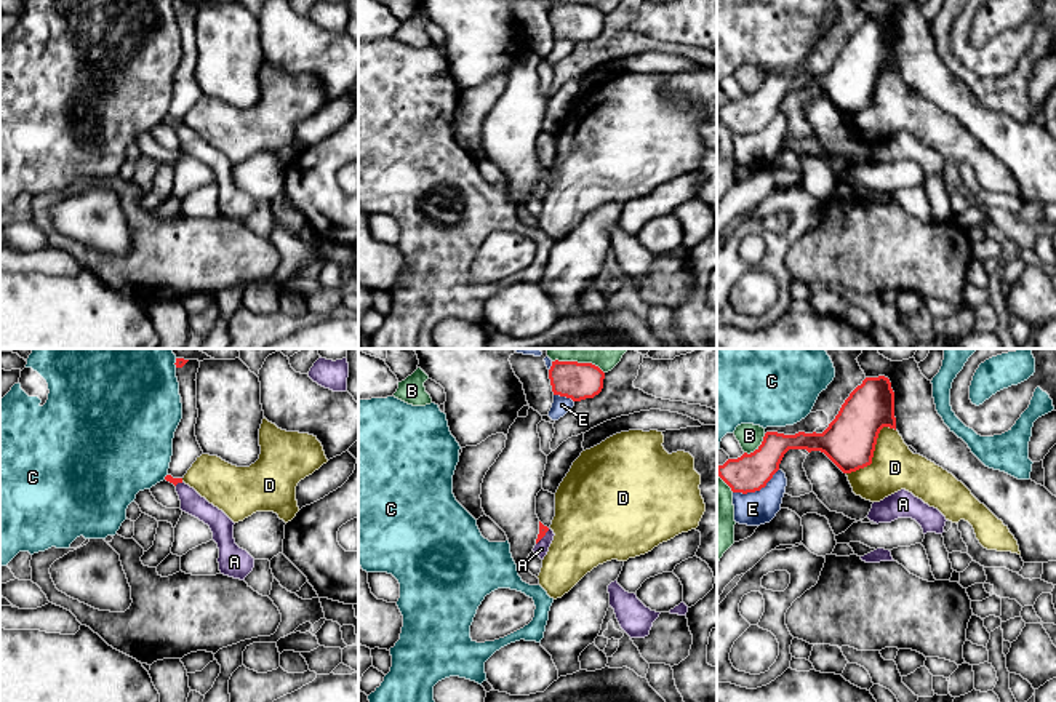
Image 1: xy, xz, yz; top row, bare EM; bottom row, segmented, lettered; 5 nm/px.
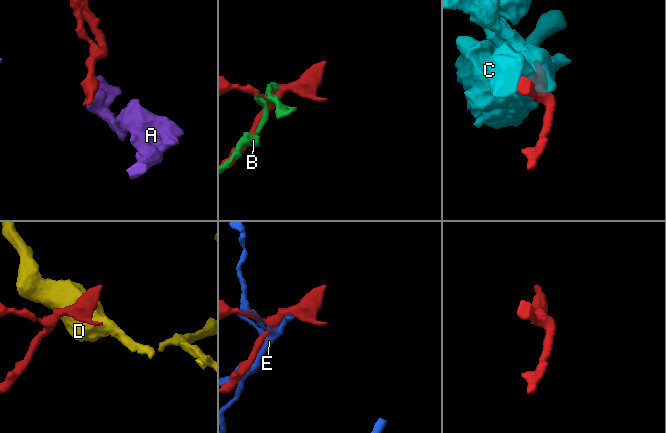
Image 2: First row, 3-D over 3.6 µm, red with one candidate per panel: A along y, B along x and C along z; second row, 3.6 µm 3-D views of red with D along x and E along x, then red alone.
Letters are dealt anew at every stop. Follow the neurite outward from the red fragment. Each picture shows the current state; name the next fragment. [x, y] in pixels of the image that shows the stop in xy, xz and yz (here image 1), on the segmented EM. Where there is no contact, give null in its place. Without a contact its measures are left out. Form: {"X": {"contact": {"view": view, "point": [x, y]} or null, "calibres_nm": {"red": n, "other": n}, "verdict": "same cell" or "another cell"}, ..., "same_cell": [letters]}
{"A": {"contact": {"view": "xz", "point": [544, 534]}, "calibres_nm": {"red": 50, "other": 70}, "verdict": "another cell"}, "B": {"contact": {"view": "yz", "point": [759, 446]}, "calibres_nm": {"red": 190, "other": 120}, "verdict": "another cell"}, "C": {"contact": {"view": "xy", "point": [175, 363]}, "calibres_nm": {"red": 50, "other": 500}, "verdict": "another cell"}, "D": {"contact": {"view": "yz", "point": [874, 450]}, "calibres_nm": {"red": 260, "other": 240}, "verdict": "another cell"}, "E": {"contact": {"view": "yz", "point": [757, 490]}, "calibres_nm": {"red": 190, "other": 170}, "verdict": "another cell"}, "same_cell": []}

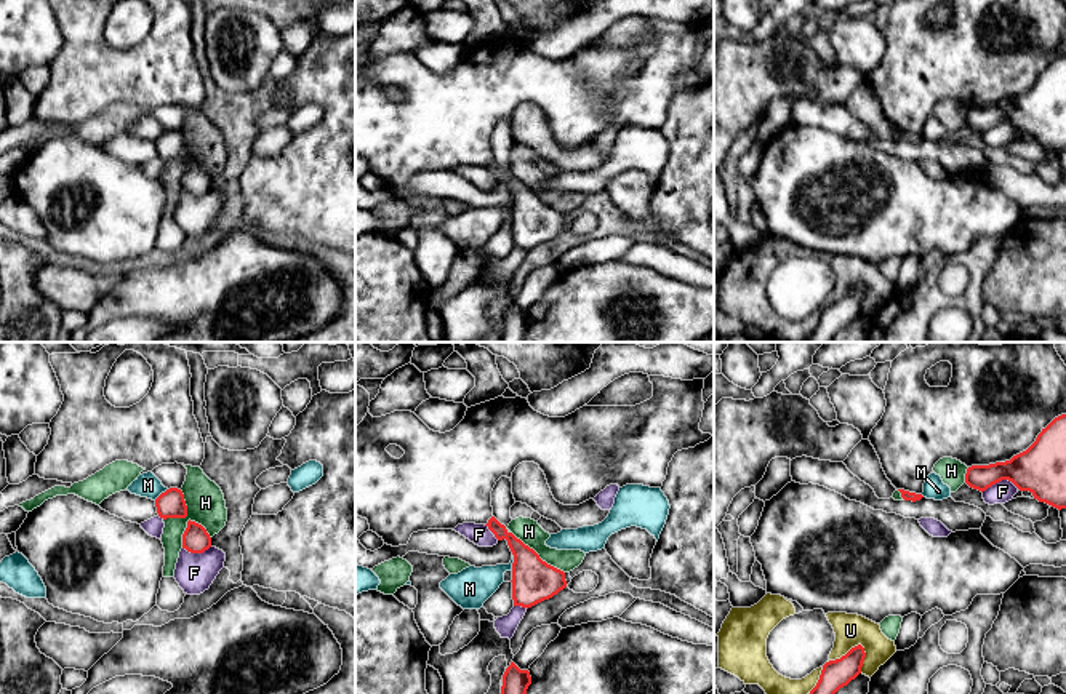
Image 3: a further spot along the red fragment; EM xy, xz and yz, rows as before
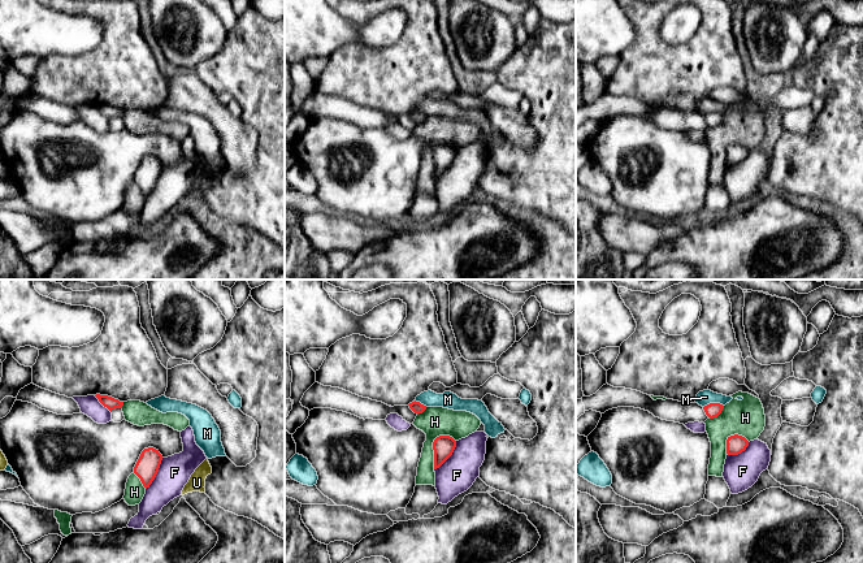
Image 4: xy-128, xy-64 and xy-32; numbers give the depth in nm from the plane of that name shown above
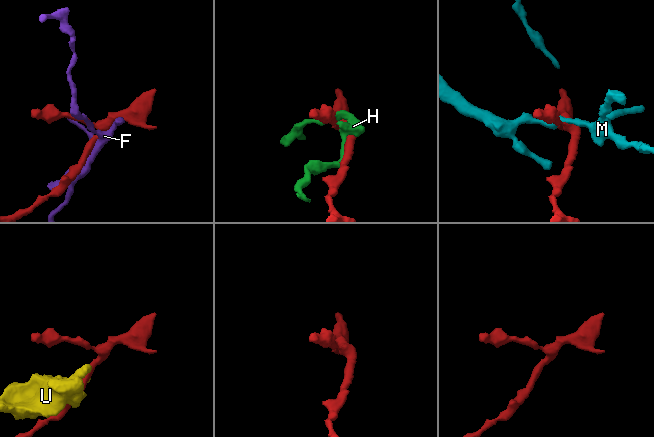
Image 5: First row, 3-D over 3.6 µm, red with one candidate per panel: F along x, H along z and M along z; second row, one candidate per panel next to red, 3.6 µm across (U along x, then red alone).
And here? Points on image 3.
{"F": {"contact": {"view": "yz", "point": [999, 480]}, "calibres_nm": {"red": 240, "other": 110}, "verdict": "another cell"}, "H": {"contact": {"view": "xz", "point": [538, 555]}, "calibres_nm": {"red": 220, "other": 120}, "verdict": "another cell"}, "M": {"contact": {"view": "xz", "point": [514, 562]}, "calibres_nm": {"red": 220, "other": 190}, "verdict": "another cell"}, "U": {"contact": {"view": "yz", "point": [849, 651]}, "calibres_nm": {"red": 140, "other": 160}, "verdict": "another cell"}, "same_cell": []}

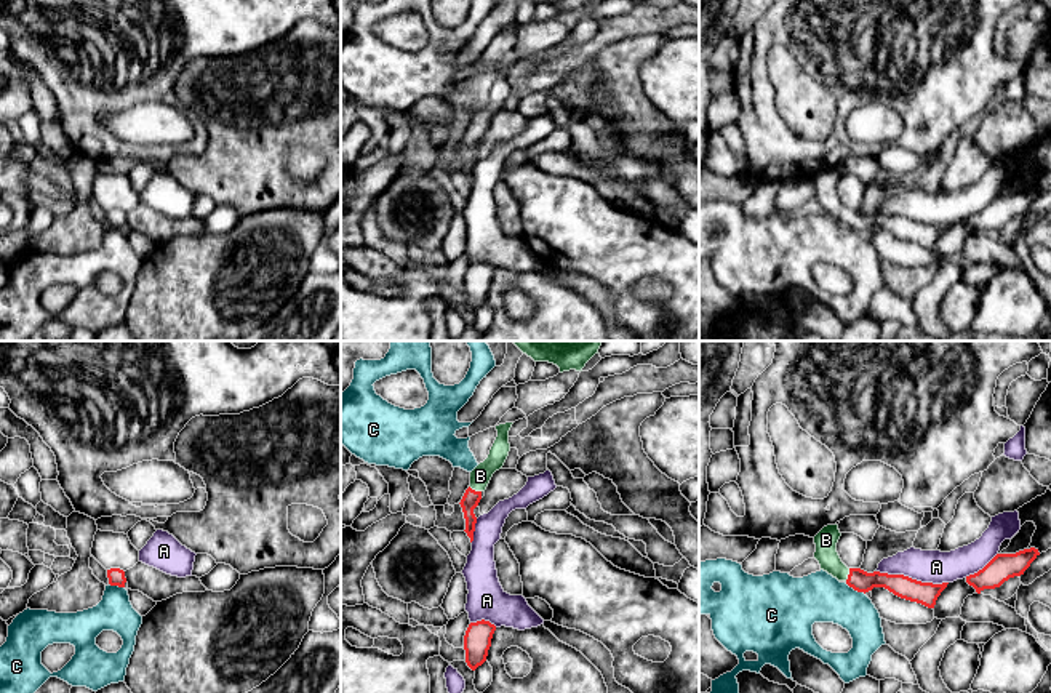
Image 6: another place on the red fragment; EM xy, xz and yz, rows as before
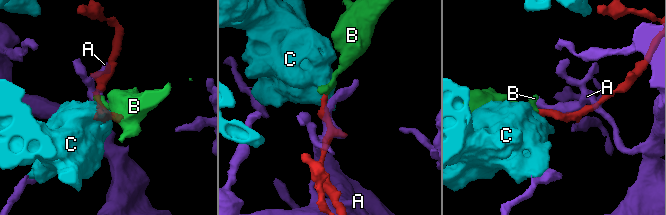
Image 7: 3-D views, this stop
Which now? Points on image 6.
{"A": {"contact": {"view": "yz", "point": [911, 578]}, "calibres_nm": {"red": 120, "other": 170}, "verdict": "another cell"}, "B": {"contact": {"view": "xz", "point": [474, 490]}, "calibres_nm": {"red": 90, "other": 100}, "verdict": "same cell"}, "C": {"contact": {"view": "yz", "point": [855, 589]}, "calibres_nm": {"red": 110, "other": 260}, "verdict": "another cell"}, "same_cell": ["B"]}

